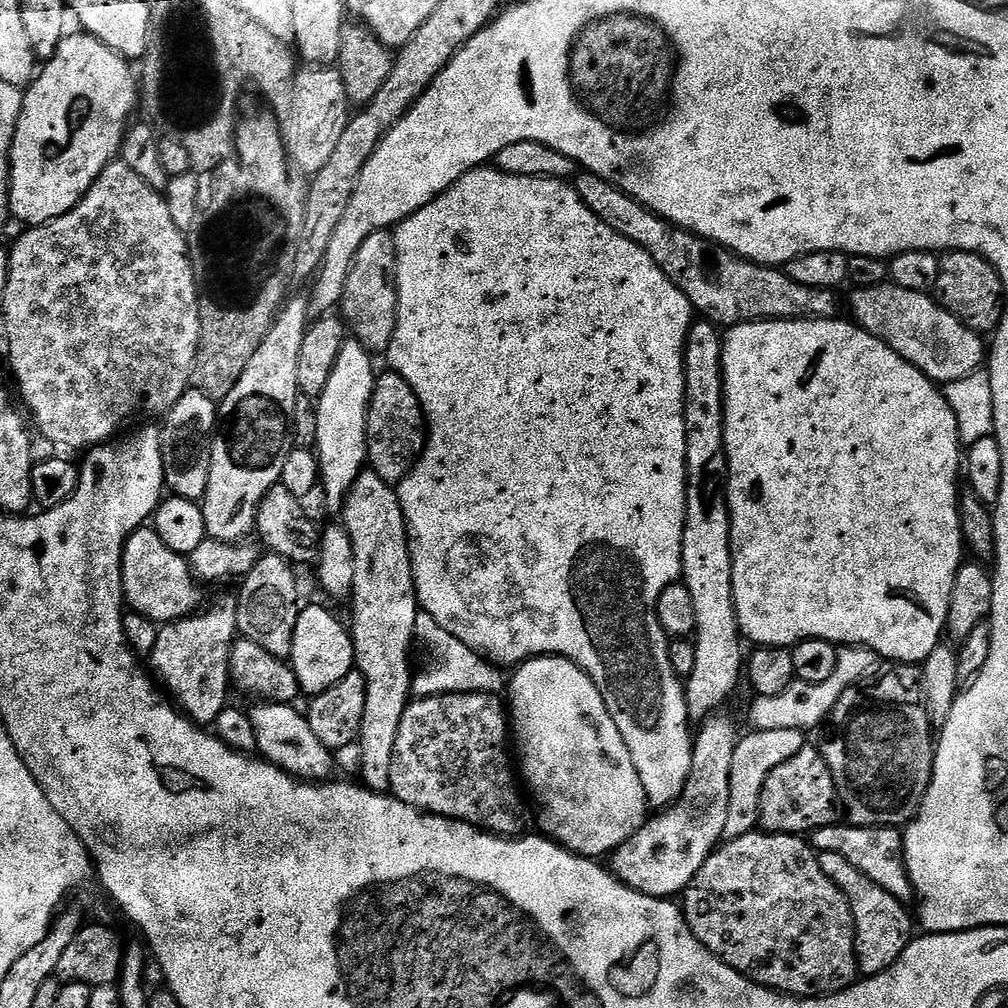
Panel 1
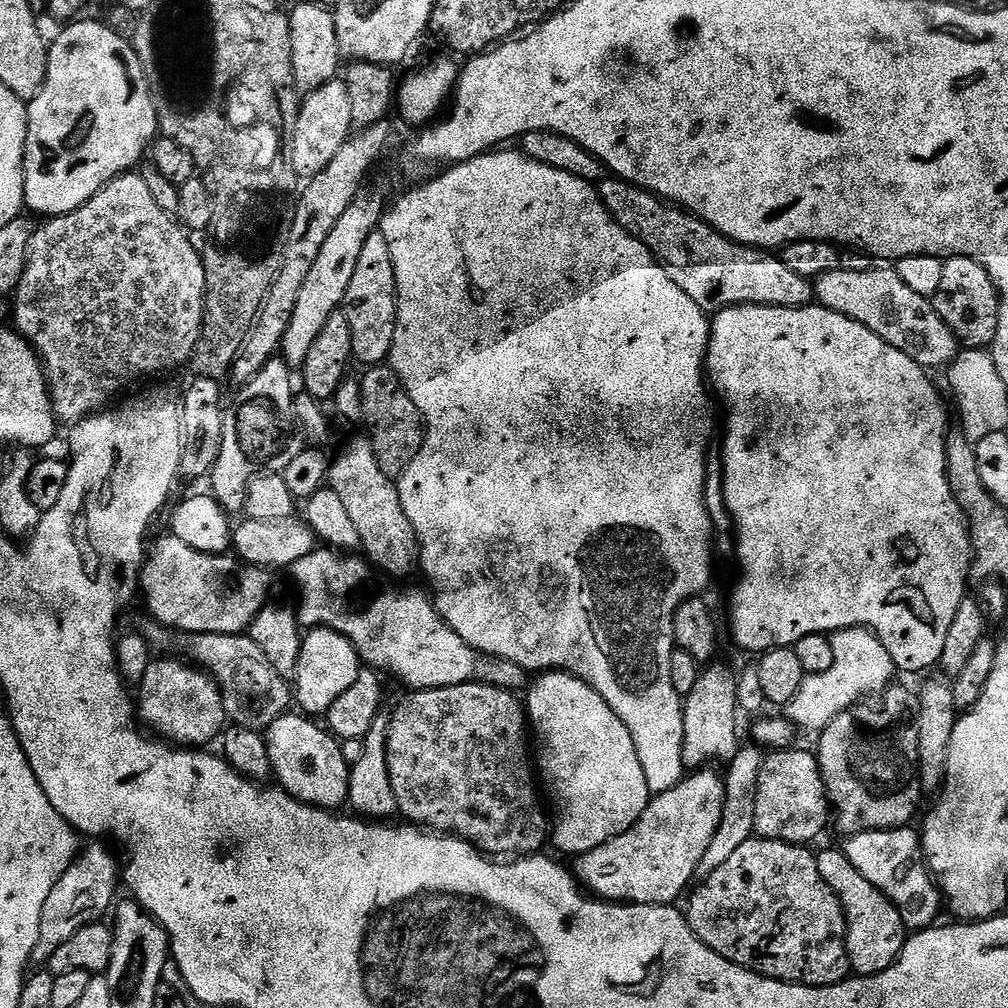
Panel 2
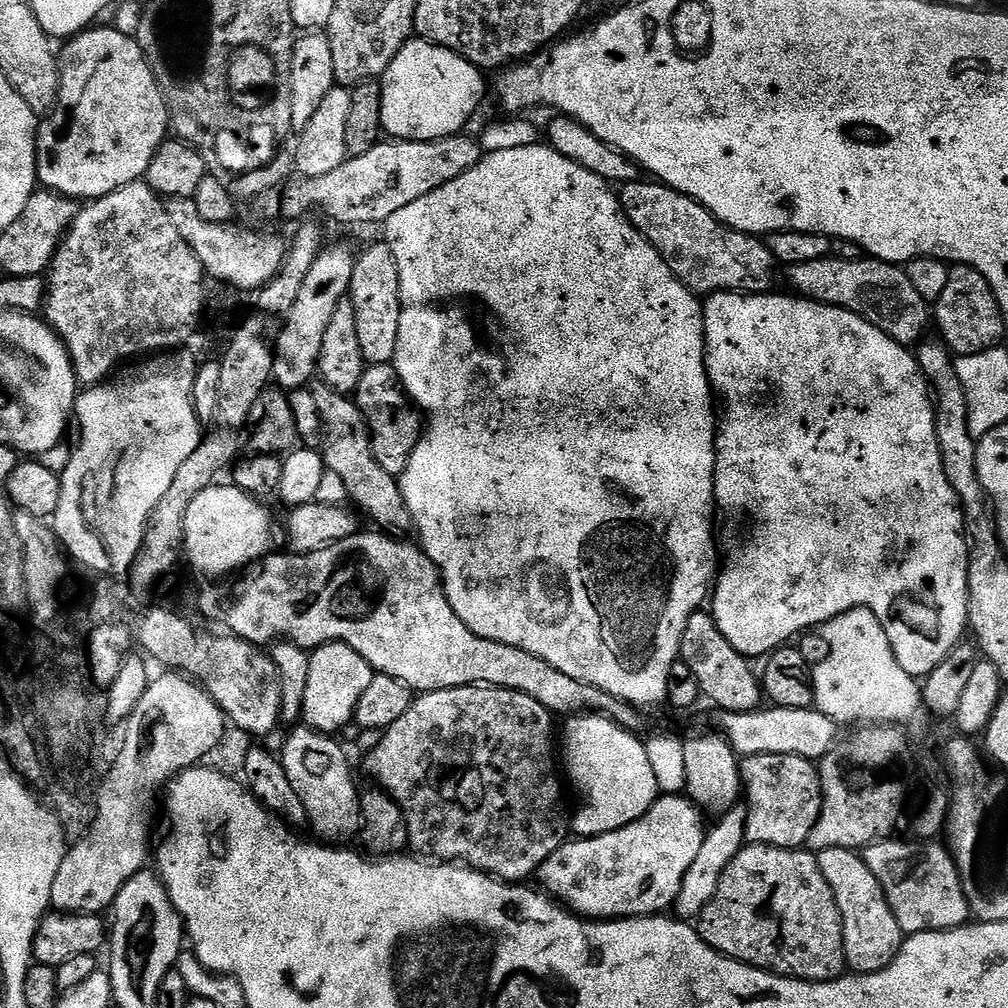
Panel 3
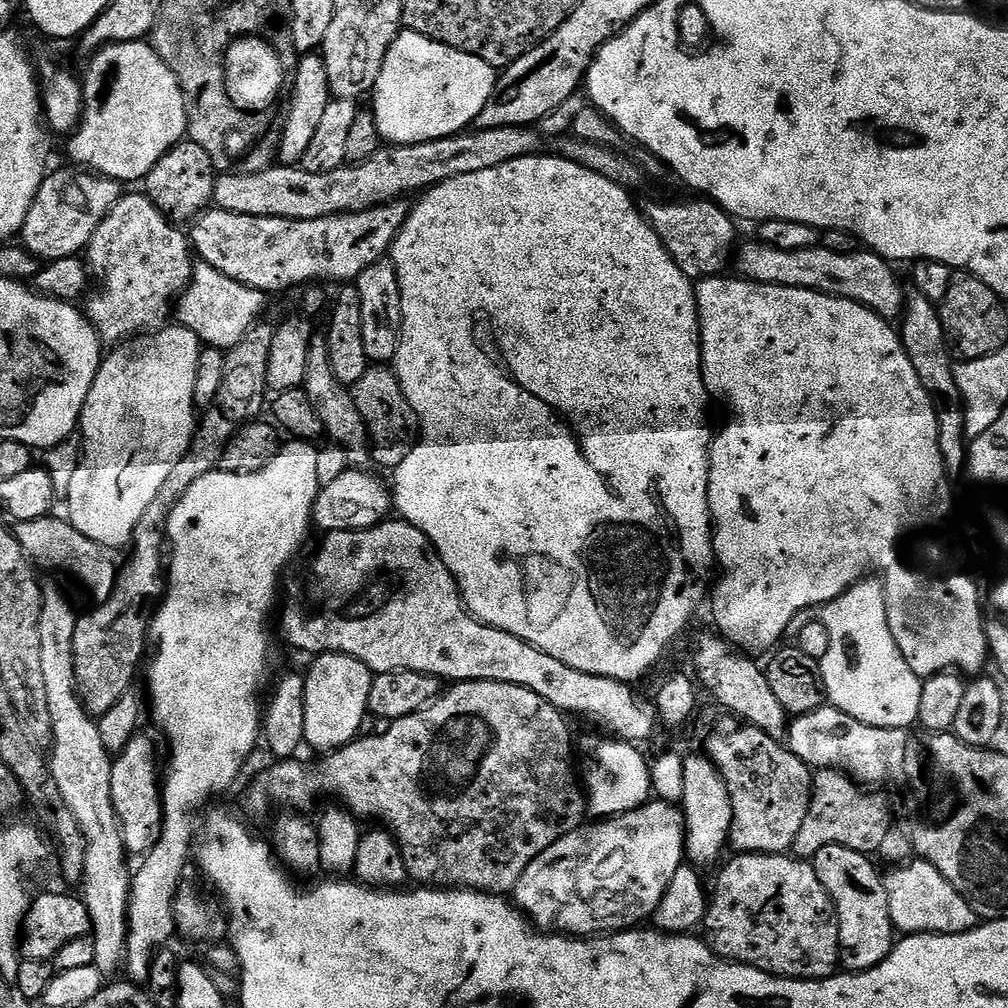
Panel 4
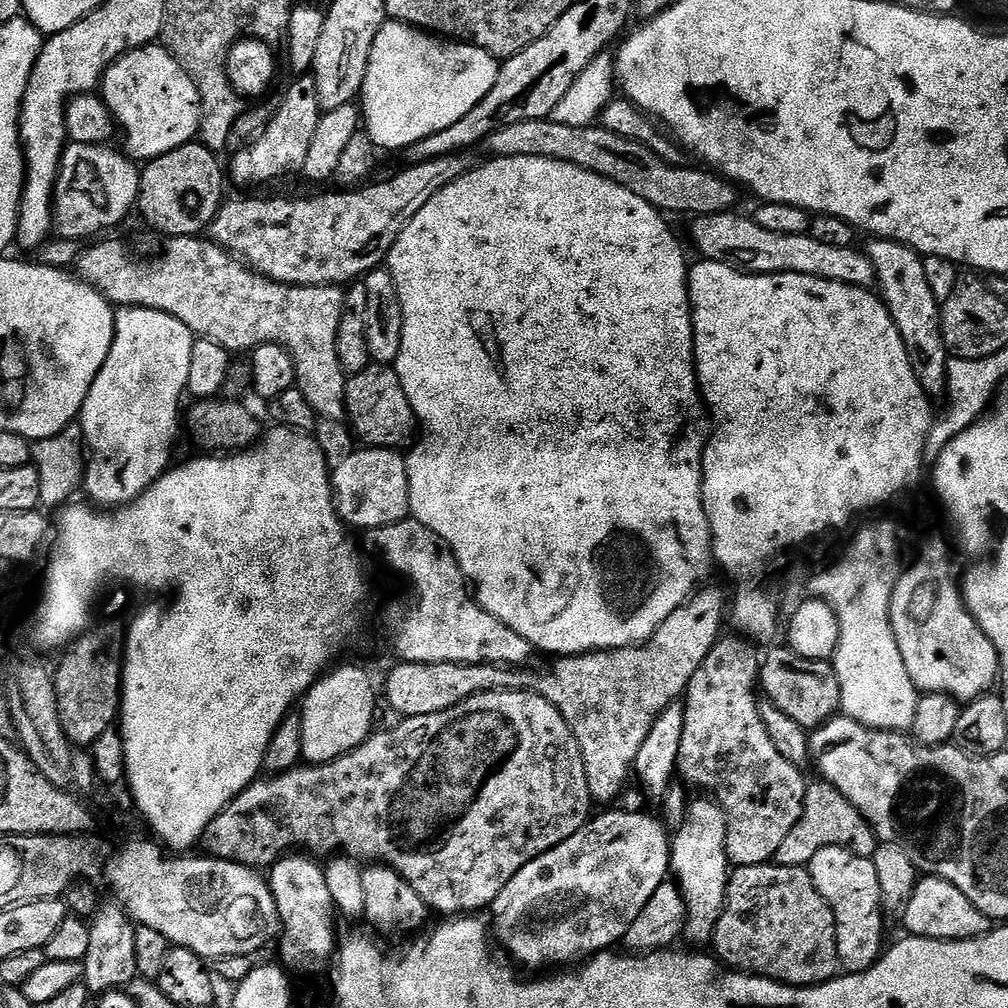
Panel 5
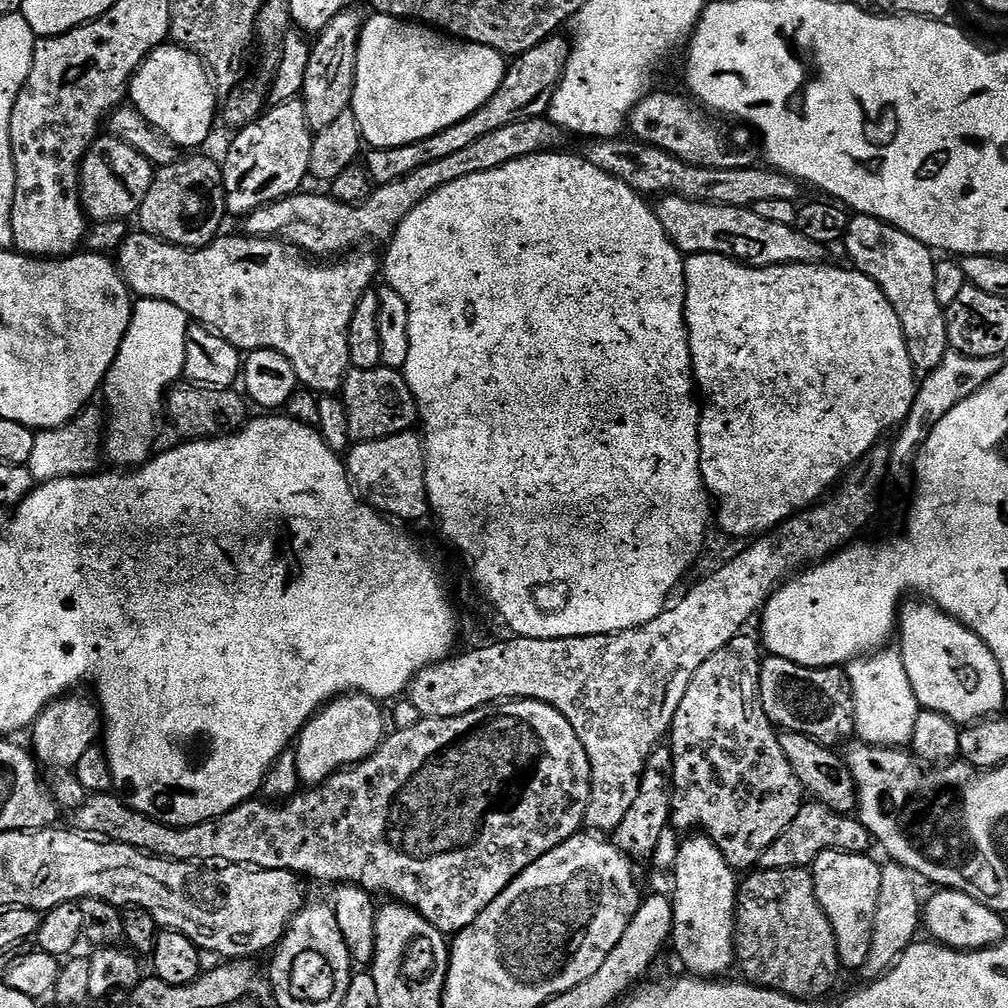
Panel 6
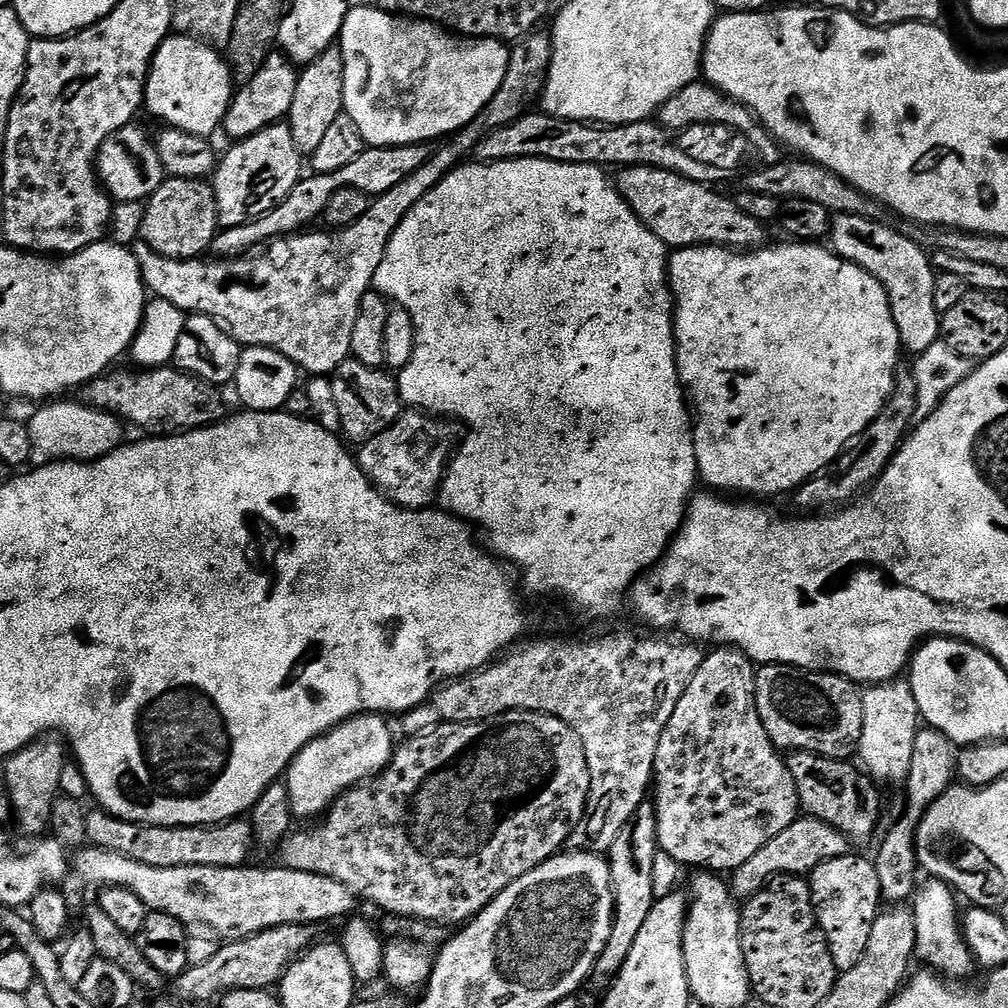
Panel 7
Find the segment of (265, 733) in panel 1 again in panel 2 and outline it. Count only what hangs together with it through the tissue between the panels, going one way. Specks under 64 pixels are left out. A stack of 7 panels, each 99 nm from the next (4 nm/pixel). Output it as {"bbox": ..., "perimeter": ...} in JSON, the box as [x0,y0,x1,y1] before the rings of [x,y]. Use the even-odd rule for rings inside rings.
{"bbox":[264,714,350,810],"perimeter":[[[285,714],[266,729],[264,741],[270,750],[270,766],[275,783],[283,791],[314,808],[340,810],[348,804],[348,769],[350,767],[341,741],[320,728],[315,719],[304,714]]]}

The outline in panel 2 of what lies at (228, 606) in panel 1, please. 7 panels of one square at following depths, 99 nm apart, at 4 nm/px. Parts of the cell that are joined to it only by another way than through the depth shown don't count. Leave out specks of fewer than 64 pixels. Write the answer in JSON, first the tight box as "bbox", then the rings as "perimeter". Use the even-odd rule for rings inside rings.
{"bbox":[138,658,228,746],"perimeter":[[[153,658],[150,662],[138,685],[138,716],[157,737],[165,741],[180,746],[208,746],[211,740],[221,739],[228,711],[224,708],[224,699],[214,677],[193,666],[187,659],[179,659]]]}

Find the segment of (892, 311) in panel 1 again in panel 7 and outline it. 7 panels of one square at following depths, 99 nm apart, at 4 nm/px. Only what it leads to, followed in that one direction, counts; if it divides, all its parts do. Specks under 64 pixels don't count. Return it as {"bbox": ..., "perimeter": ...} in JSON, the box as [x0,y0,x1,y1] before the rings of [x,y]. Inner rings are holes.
{"bbox":[614,168,765,250],"perimeter":[[[622,168],[615,175],[614,183],[621,198],[669,249],[715,246],[755,250],[765,247],[765,225],[743,212],[735,199],[727,200],[726,197],[719,196],[715,187],[699,184],[697,180],[687,180],[667,168]]]}

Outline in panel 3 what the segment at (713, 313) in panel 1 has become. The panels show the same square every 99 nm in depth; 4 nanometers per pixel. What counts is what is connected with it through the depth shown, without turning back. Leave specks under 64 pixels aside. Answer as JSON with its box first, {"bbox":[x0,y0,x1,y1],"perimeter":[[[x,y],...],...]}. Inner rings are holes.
{"bbox":[618,179,778,294],"perimeter":[[[643,179],[618,188],[620,211],[626,219],[662,254],[666,266],[691,292],[742,292],[768,294],[776,284],[778,265],[767,243],[749,232],[739,232],[726,226],[706,206],[659,182],[644,184]]]}

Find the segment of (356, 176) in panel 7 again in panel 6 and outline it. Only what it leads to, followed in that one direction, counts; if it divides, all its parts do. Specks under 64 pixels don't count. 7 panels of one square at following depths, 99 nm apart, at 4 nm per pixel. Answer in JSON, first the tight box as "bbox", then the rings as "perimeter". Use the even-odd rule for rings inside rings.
{"bbox":[366,34,570,185],"perimeter":[[[557,34],[549,36],[538,46],[534,46],[528,52],[523,52],[521,56],[515,57],[507,65],[502,86],[470,118],[462,118],[454,126],[446,126],[438,134],[434,134],[425,140],[410,142],[406,146],[394,146],[393,148],[373,148],[367,153],[368,164],[366,171],[377,185],[398,182],[398,178],[406,178],[406,174],[414,174],[418,166],[426,166],[426,162],[438,162],[441,158],[447,158],[449,154],[455,154],[457,150],[462,150],[466,146],[472,145],[477,138],[491,134],[494,130],[499,130],[502,126],[510,126],[510,122],[519,120],[529,120],[535,116],[544,116],[552,99],[556,93],[556,87],[560,84],[562,74],[566,70],[568,53],[570,51],[569,41],[563,40],[563,35]]]}

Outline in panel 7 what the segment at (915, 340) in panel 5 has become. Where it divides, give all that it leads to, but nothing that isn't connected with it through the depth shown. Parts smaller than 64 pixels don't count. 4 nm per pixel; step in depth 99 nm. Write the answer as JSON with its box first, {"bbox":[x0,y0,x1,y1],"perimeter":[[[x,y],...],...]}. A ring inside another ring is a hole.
{"bbox":[831,212,942,354],"perimeter":[[[841,212],[832,217],[831,240],[837,256],[858,265],[882,282],[900,331],[900,343],[907,351],[909,348],[912,354],[919,354],[941,339],[942,313],[934,306],[936,272],[927,251],[924,253],[910,237],[887,228],[880,220]]]}

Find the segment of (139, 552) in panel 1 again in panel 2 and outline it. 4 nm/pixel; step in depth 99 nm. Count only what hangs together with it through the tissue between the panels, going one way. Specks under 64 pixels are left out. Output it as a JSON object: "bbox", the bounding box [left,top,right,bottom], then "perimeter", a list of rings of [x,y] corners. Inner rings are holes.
{"bbox":[138,534,269,634],"perimeter":[[[171,534],[153,544],[151,541],[138,579],[138,592],[141,597],[144,595],[144,604],[152,615],[149,617],[169,630],[177,628],[180,634],[247,633],[252,619],[269,599],[269,573],[255,566],[239,566],[228,573],[220,568],[220,559],[219,555],[186,546],[182,538]]]}

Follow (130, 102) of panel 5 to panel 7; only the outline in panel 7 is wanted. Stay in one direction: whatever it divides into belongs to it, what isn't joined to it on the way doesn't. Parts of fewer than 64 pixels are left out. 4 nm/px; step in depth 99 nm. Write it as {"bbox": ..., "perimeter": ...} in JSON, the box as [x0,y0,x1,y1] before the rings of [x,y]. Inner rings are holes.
{"bbox":[144,34,234,138],"perimeter":[[[172,34],[169,35],[168,39],[162,42],[162,46],[154,54],[152,65],[150,66],[150,70],[148,71],[148,81],[144,84],[144,103],[146,105],[147,111],[150,110],[154,115],[157,116],[158,119],[165,120],[163,123],[167,125],[167,127],[177,128],[178,130],[182,130],[183,132],[189,132],[194,136],[203,136],[205,138],[215,137],[215,132],[219,133],[221,131],[224,122],[224,115],[226,114],[226,110],[228,109],[228,107],[232,104],[233,95],[234,77],[232,75],[232,69],[227,59],[225,59],[225,57],[221,55],[221,53],[217,51],[217,49],[213,47],[212,44],[205,43],[203,40],[189,35]]]}

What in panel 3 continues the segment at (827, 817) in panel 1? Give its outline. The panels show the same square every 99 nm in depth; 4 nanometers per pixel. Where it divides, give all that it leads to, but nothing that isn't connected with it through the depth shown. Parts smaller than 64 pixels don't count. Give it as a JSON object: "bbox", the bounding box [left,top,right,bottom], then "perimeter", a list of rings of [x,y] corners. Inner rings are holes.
{"bbox":[740,754,822,850],"perimeter":[[[778,754],[745,756],[740,761],[740,783],[748,809],[744,823],[744,839],[748,844],[768,844],[771,848],[793,850],[807,845],[822,806],[820,773],[813,761],[805,756]]]}

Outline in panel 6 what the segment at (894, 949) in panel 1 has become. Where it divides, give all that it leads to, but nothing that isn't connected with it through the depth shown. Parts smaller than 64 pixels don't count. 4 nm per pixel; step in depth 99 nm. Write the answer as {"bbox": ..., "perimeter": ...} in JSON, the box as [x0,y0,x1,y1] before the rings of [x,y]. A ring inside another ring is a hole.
{"bbox":[810,852,882,969],"perimeter":[[[823,852],[810,866],[814,890],[830,926],[834,930],[836,949],[841,969],[863,969],[866,958],[870,958],[870,942],[874,934],[874,914],[878,910],[878,886],[882,886],[881,865],[871,860],[871,855],[858,852]]]}

